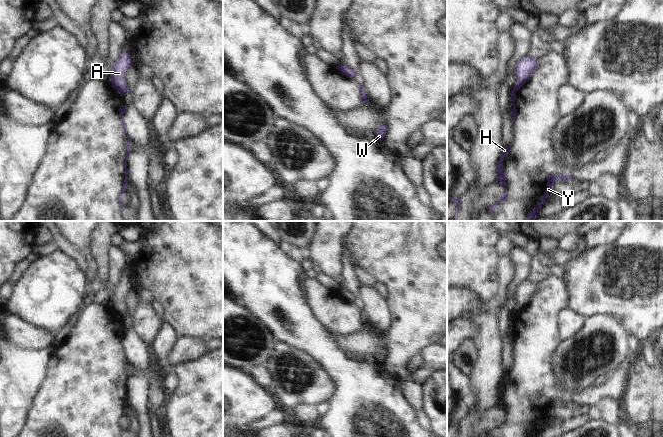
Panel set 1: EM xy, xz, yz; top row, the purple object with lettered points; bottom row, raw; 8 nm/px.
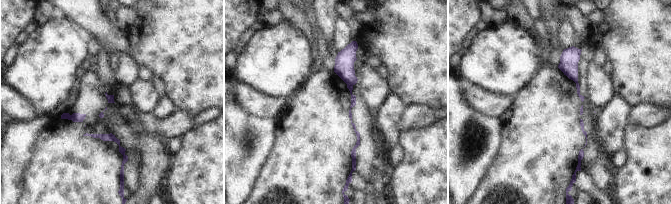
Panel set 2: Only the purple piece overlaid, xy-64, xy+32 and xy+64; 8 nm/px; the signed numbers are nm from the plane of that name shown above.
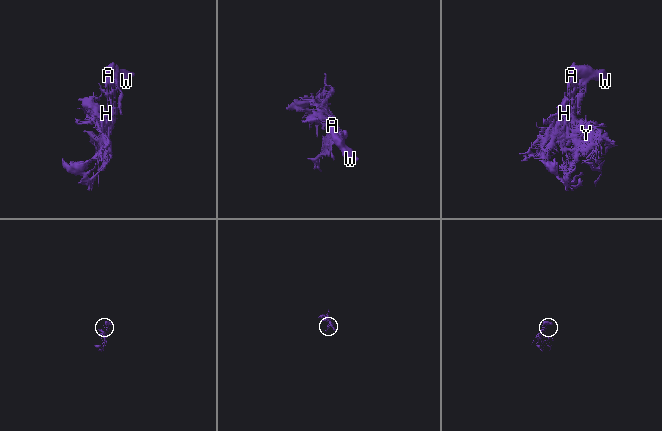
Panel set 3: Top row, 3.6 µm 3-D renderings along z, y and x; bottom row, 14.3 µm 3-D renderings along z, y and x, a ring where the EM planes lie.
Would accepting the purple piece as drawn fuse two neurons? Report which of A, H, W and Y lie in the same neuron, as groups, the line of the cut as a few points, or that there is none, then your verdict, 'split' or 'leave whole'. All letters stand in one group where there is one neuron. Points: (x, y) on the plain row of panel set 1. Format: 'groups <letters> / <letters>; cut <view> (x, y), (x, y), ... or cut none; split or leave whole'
groups A W / H Y; cut yz (515, 309), (520, 311); split

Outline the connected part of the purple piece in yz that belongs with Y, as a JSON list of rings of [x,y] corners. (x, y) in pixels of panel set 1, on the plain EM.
[[[551,398],[547,401],[547,412],[544,416],[544,418],[541,420],[540,424],[541,426],[536,428],[534,433],[528,437],[537,437],[542,429],[545,427],[545,423],[549,421],[549,417],[553,414],[553,408],[557,406],[559,402],[564,402],[566,406],[569,405],[570,402],[574,402],[574,400],[571,399],[564,399],[564,398]]]

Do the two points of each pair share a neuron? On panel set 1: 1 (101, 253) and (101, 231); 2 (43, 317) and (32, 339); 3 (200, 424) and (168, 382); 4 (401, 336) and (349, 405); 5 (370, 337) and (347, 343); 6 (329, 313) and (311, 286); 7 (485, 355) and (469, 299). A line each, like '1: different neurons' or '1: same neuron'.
1: same neuron
2: different neurons
3: different neurons
4: different neurons
5: same neuron
6: same neuron
7: same neuron

